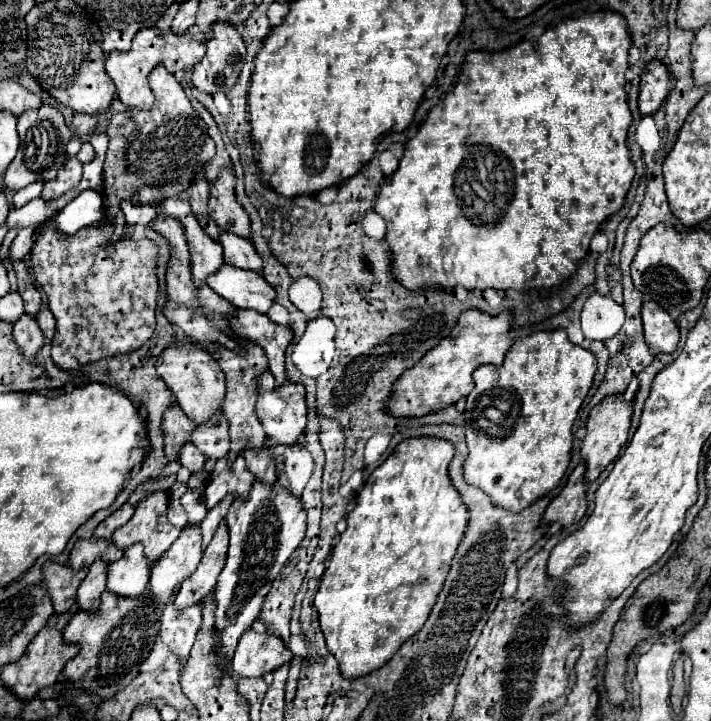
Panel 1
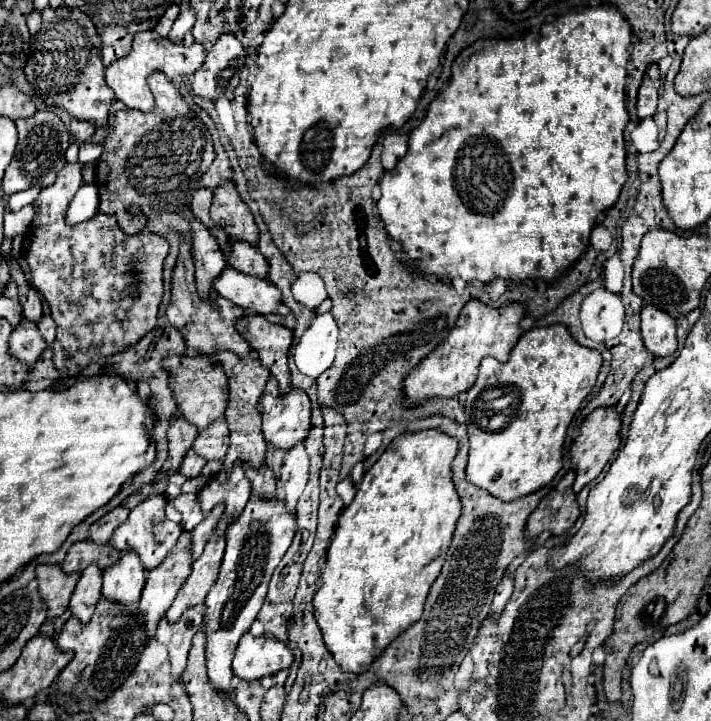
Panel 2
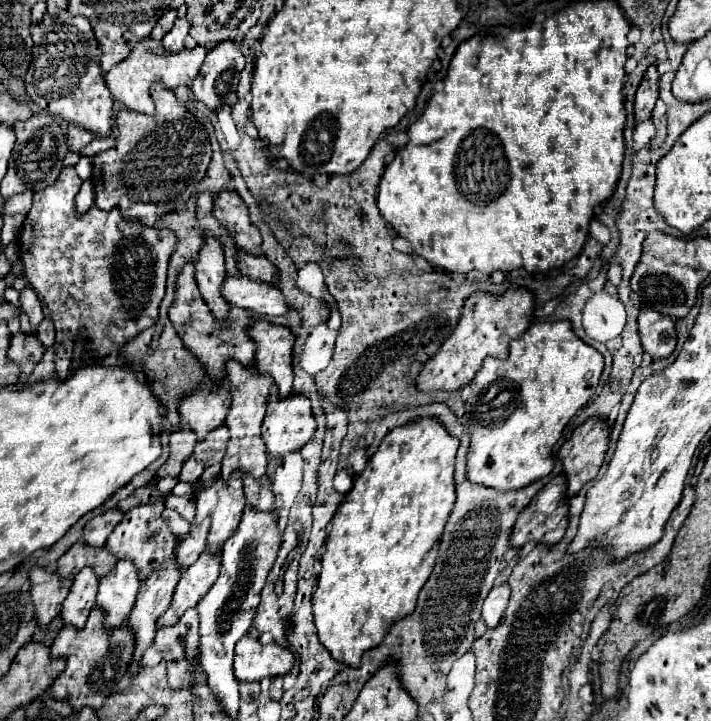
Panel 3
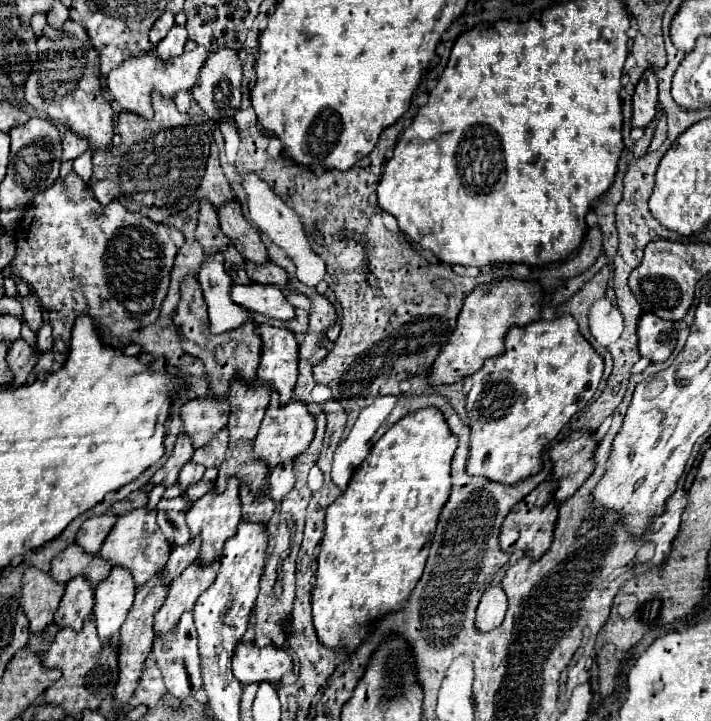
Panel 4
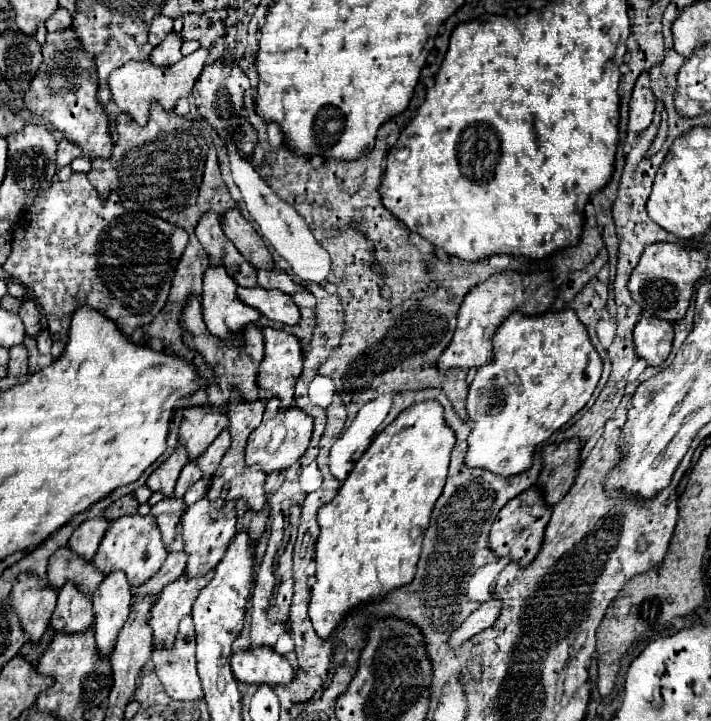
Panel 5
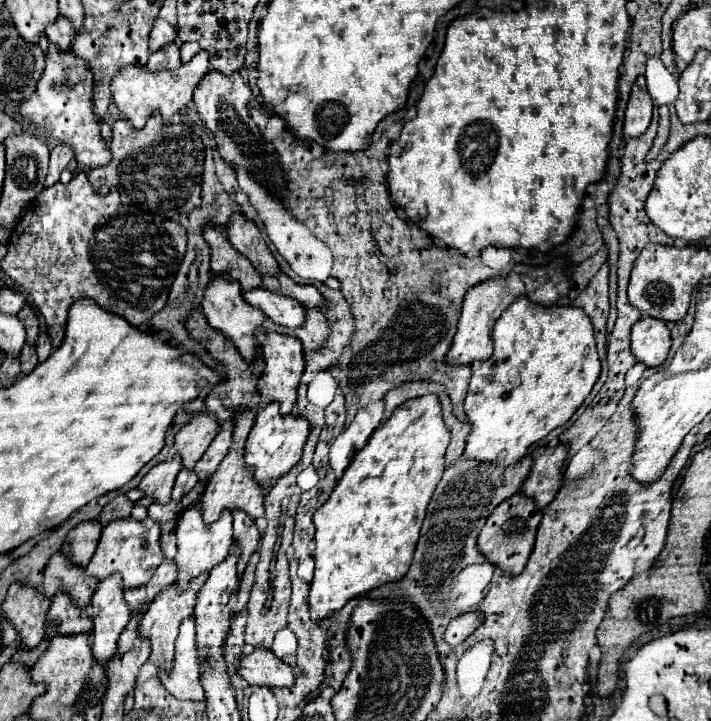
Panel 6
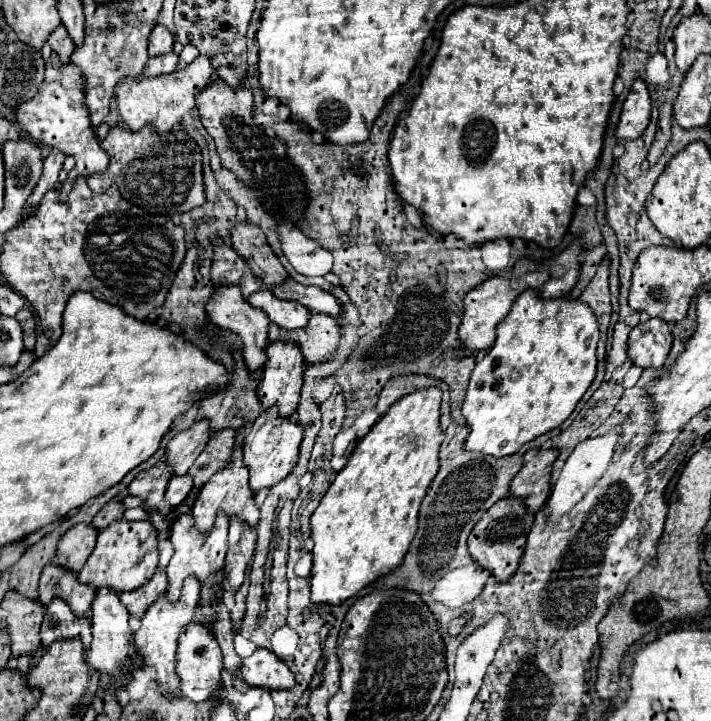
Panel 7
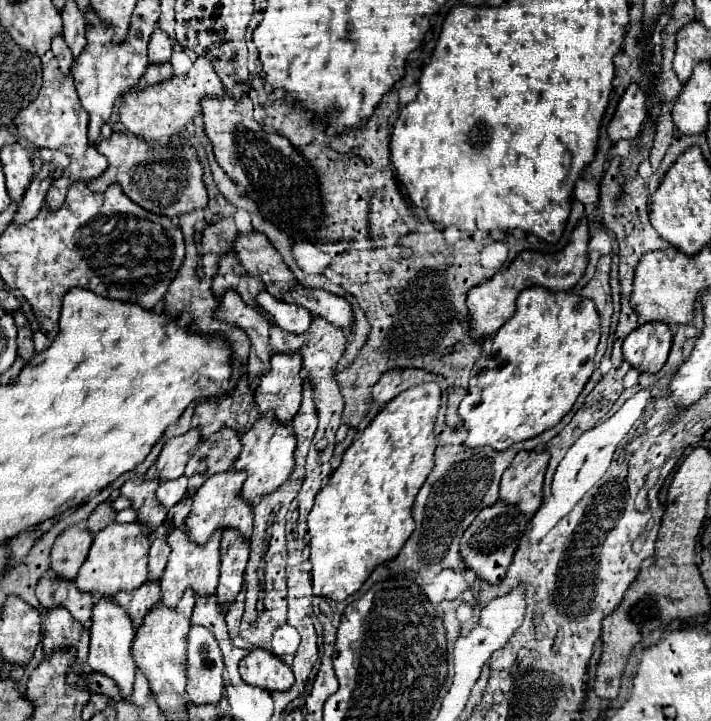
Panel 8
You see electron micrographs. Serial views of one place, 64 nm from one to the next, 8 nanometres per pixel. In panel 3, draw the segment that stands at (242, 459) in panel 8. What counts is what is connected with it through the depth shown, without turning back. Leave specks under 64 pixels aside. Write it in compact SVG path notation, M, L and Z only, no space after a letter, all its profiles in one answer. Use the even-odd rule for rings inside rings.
M294 394L294 396L288 396L284 400L282 398L278 398L276 402L270 400L266 418L262 422L262 440L266 444L266 454L268 456L282 458L290 452L300 450L304 444L308 444L308 440L314 436L314 432L316 432L316 420L312 416L310 400L306 396Z

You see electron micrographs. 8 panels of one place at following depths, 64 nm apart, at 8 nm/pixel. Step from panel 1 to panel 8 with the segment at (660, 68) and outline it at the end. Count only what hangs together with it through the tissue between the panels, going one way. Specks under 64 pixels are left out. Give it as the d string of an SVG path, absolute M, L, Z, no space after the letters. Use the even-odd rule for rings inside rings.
M632 82L622 94L616 112L608 124L606 134L610 142L616 144L622 138L634 140L642 130L644 118L646 118L646 96L644 90Z

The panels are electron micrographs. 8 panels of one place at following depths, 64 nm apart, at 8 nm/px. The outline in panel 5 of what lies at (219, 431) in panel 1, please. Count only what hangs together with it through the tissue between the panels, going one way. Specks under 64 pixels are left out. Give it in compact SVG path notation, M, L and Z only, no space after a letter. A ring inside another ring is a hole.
M222 430L222 432L218 434L218 438L206 448L206 452L200 454L200 456L196 458L196 464L198 464L198 468L202 470L204 476L214 474L214 470L218 468L222 456L226 454L226 450L228 450L229 446L230 432L229 430Z

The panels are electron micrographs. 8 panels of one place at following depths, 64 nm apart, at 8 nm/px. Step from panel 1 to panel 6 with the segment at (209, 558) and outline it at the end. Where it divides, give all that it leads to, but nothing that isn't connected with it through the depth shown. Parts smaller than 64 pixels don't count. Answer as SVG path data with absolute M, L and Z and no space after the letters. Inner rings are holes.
M198 576L198 578L192 578L188 588L184 592L178 592L176 586L170 586L168 590L160 592L160 596L156 596L156 600L146 608L144 616L142 616L142 622L140 622L140 628L138 628L138 634L142 638L148 638L150 640L150 646L152 646L152 652L150 652L150 662L154 662L158 668L170 672L172 668L172 660L174 660L174 642L176 642L176 636L178 636L178 628L182 624L182 620L190 618L192 616L192 608L196 604L196 594L198 590L202 588L202 584L206 582L206 576Z

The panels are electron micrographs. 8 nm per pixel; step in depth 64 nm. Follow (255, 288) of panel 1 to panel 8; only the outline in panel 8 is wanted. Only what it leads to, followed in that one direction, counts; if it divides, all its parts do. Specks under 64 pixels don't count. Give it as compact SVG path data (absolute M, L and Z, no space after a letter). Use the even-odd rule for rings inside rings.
M262 292L256 296L256 302L276 320L276 324L292 334L304 334L310 324L312 324L312 314L298 306L298 304L288 304L284 300L278 300L270 296L268 292Z

